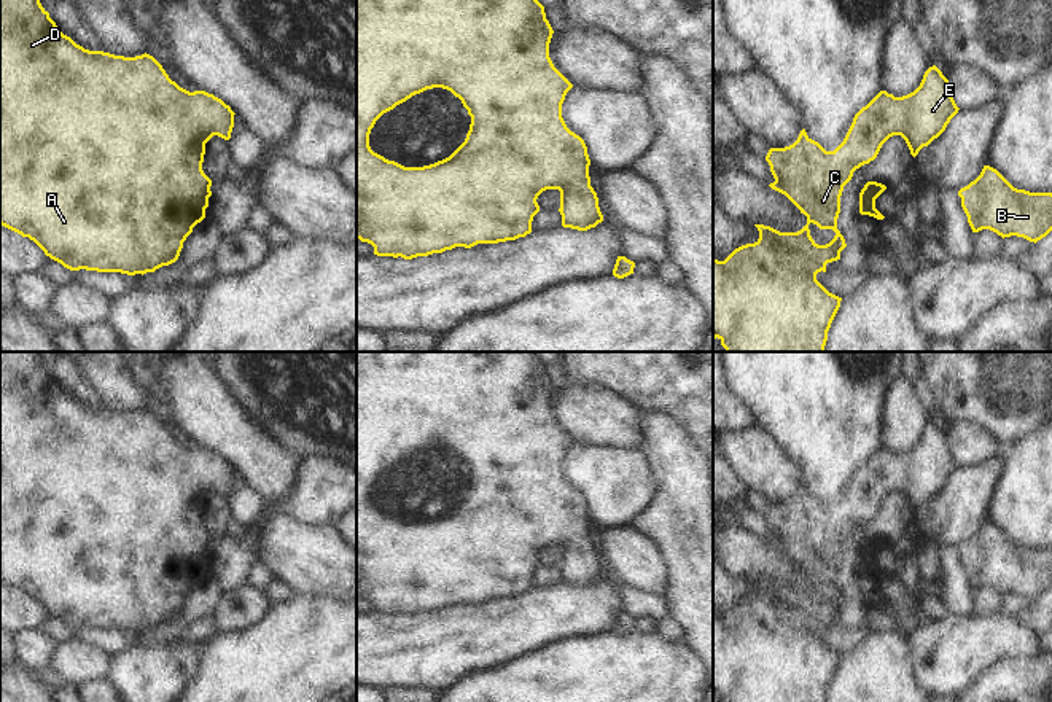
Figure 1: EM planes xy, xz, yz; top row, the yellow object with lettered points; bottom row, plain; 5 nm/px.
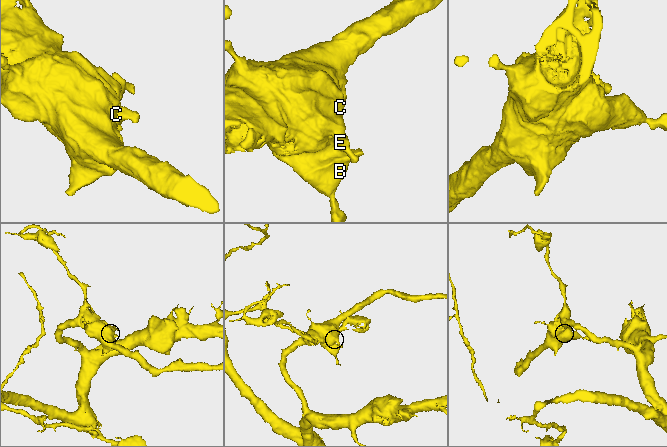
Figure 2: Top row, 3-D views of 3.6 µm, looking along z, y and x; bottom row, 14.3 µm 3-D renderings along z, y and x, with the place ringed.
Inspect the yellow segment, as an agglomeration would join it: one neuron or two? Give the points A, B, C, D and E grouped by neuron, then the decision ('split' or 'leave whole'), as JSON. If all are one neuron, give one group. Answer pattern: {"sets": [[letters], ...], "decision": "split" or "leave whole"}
{"sets": [["A", "B", "C", "D", "E"]], "decision": "leave whole"}

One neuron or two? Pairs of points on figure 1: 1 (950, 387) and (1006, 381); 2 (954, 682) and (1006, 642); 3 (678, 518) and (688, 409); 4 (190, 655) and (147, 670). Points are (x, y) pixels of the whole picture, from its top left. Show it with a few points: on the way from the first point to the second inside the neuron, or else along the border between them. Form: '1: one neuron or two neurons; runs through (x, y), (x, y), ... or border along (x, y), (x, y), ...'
1: one neuron; runs through (965, 381), (992, 381)
2: one neuron; runs through (966, 672), (993, 645)
3: two neurons; border along (656, 413), (666, 413), (696, 444)
4: one neuron; runs through (179, 661), (167, 670), (158, 670)

